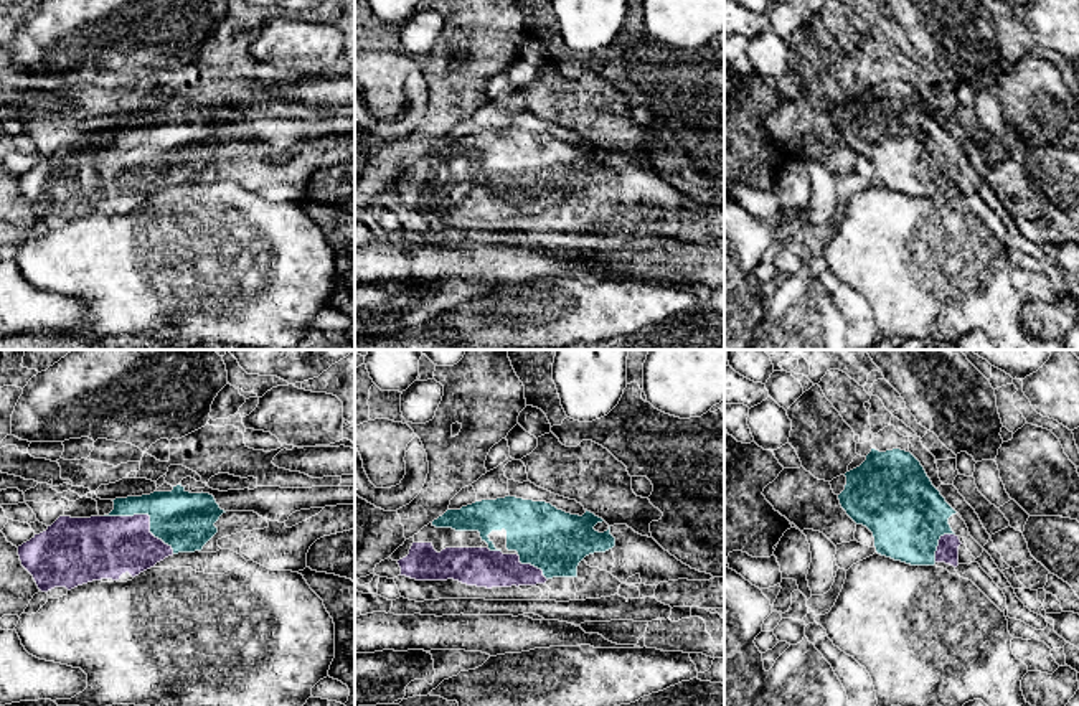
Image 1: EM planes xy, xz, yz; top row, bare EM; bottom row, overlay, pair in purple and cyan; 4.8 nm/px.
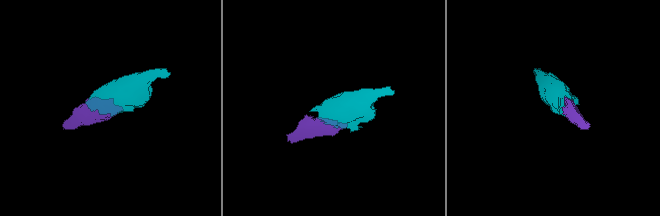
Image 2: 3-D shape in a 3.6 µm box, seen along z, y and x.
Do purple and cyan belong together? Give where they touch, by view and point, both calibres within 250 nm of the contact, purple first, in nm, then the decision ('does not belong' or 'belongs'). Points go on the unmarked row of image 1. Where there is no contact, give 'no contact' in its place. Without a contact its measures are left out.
xy (147, 145) | 300/280 nm | belongs

